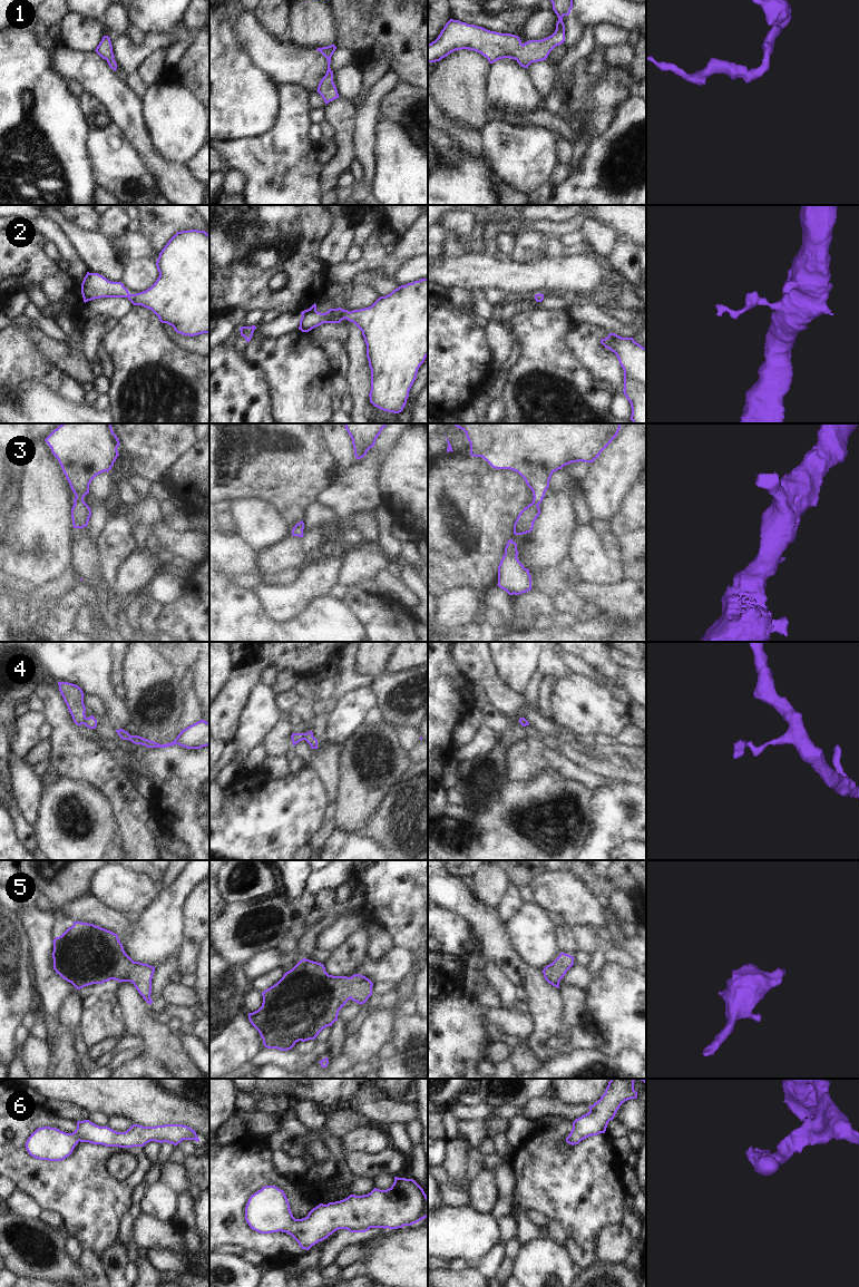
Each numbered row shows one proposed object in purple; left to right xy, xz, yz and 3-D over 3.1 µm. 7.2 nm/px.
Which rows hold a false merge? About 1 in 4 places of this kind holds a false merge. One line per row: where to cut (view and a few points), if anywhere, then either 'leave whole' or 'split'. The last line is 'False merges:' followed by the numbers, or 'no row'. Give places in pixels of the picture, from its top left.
1: cut none; leave whole
2: cut none; leave whole
3: cut none; leave whole
4: cut xy (86, 718), (83, 723); split
5: cut none; leave whole
6: cut none; leave whole
False merges: 4

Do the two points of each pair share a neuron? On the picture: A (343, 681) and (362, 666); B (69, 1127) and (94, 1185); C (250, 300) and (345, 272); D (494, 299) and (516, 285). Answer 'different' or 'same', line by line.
A: different
B: same
C: different
D: different

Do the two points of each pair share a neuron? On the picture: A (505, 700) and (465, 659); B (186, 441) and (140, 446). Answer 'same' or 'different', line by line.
A: same
B: same

